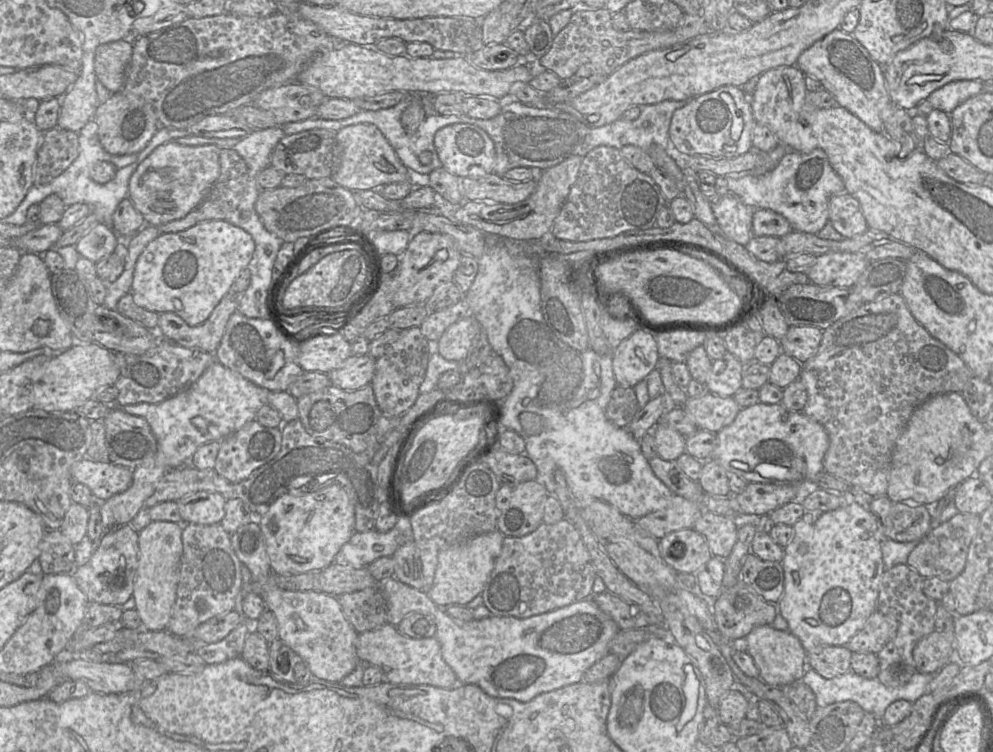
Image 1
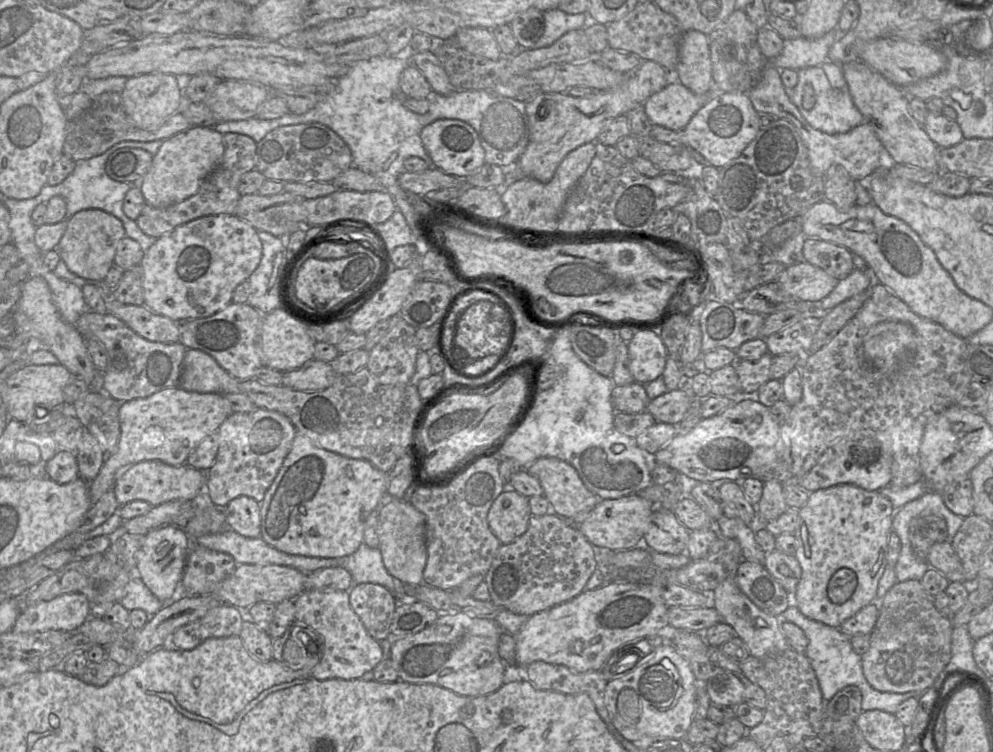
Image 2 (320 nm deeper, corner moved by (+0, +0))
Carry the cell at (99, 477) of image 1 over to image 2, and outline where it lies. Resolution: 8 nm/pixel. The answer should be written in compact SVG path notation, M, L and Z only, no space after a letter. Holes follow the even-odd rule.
M146 460L125 467L113 485L119 506L135 500L157 506L173 500L192 500L206 489L207 473L191 467L187 463L171 466L159 460Z

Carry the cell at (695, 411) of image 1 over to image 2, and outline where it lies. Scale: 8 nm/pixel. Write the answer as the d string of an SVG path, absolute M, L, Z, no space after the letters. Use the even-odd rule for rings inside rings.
M684 382L683 386L649 400L646 411L655 418L656 422L676 425L686 415L690 403L691 392Z

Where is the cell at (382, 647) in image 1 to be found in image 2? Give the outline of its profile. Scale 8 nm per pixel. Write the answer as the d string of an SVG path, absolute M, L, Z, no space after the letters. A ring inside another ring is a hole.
M440 614L423 630L393 639L389 659L401 681L435 684L461 696L483 696L495 692L504 684L506 664L498 654L502 632L494 617Z

